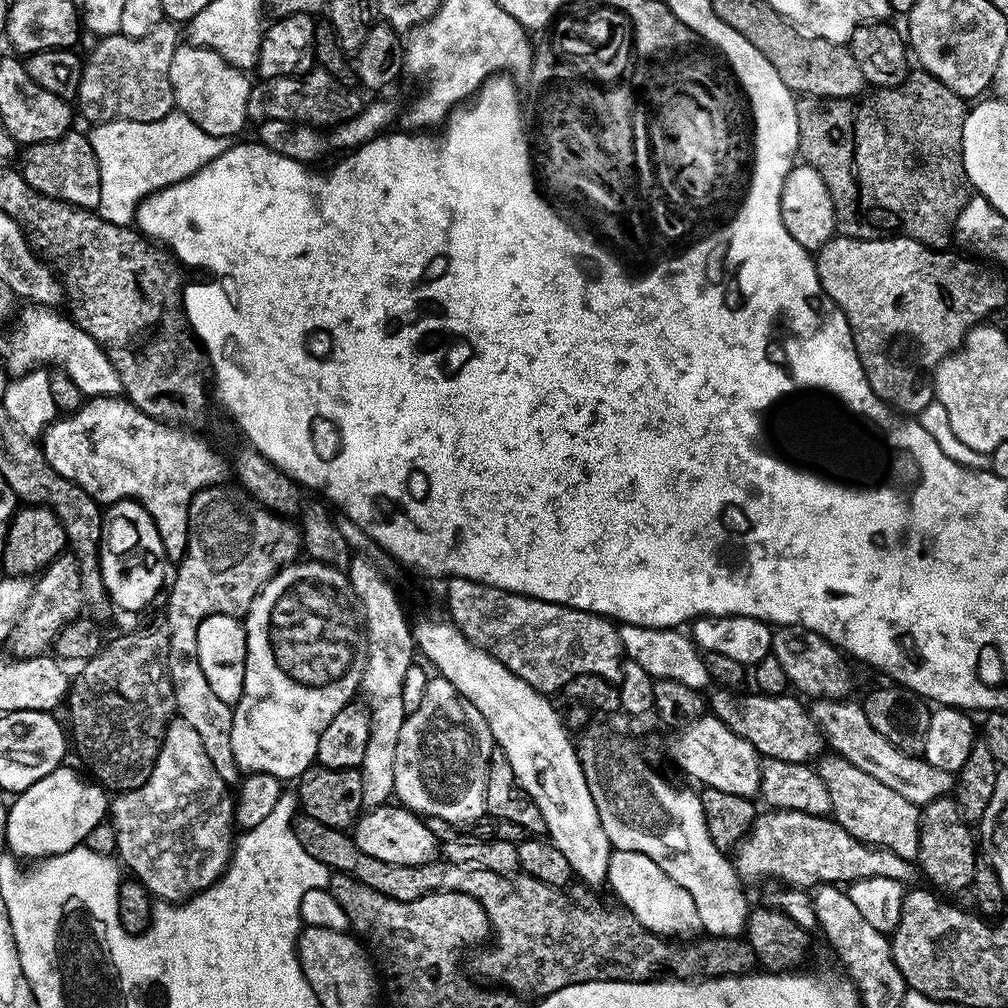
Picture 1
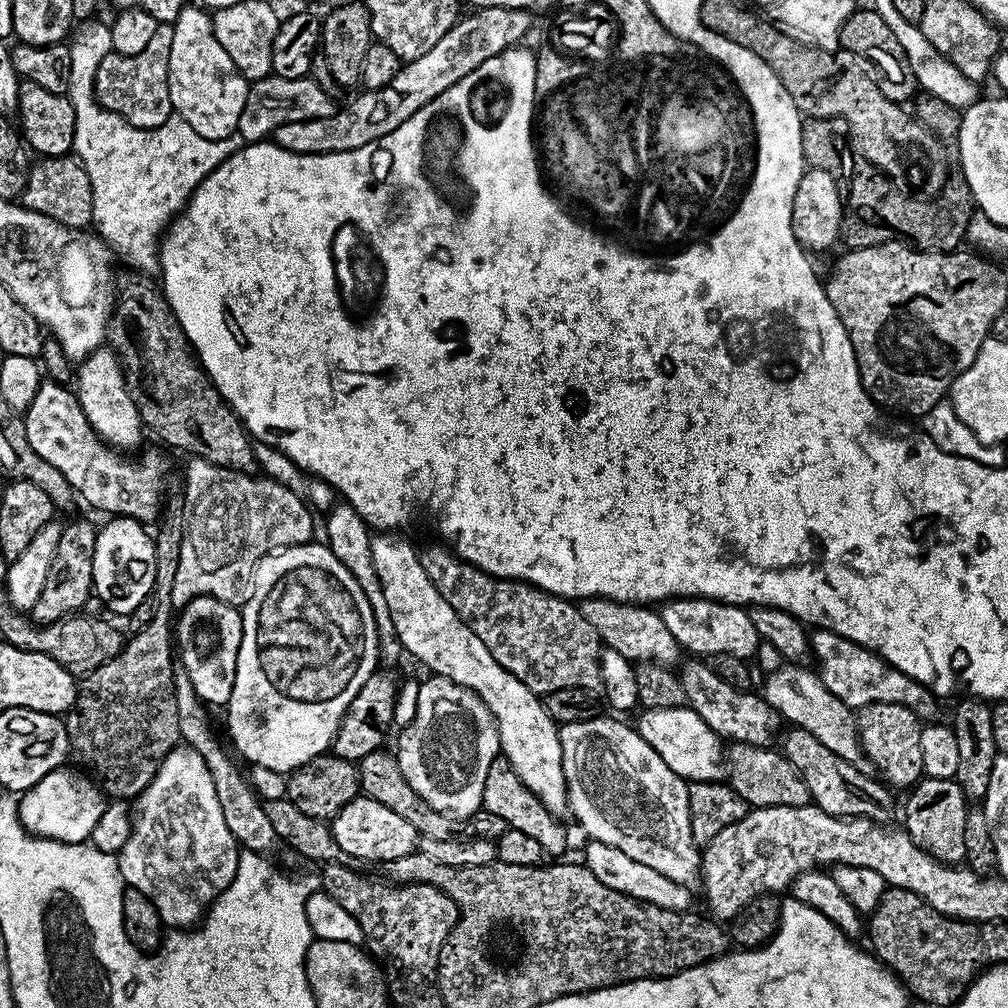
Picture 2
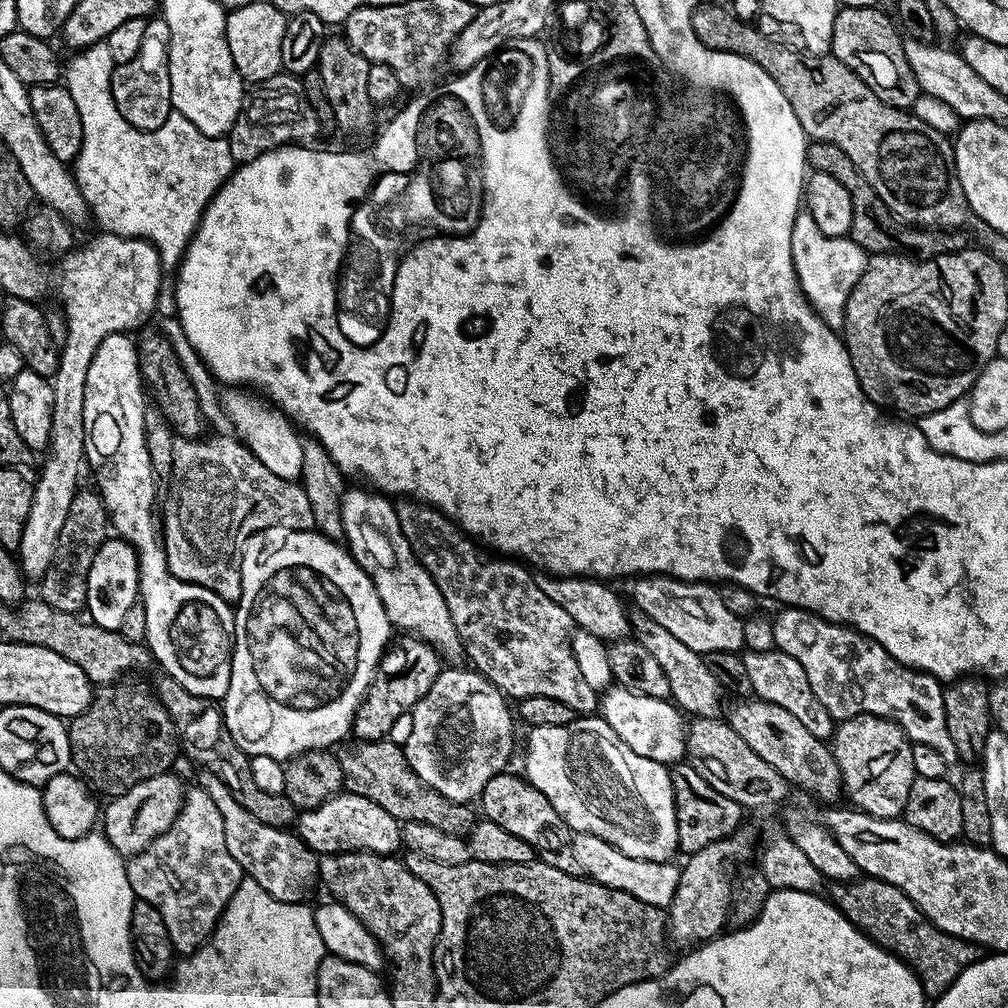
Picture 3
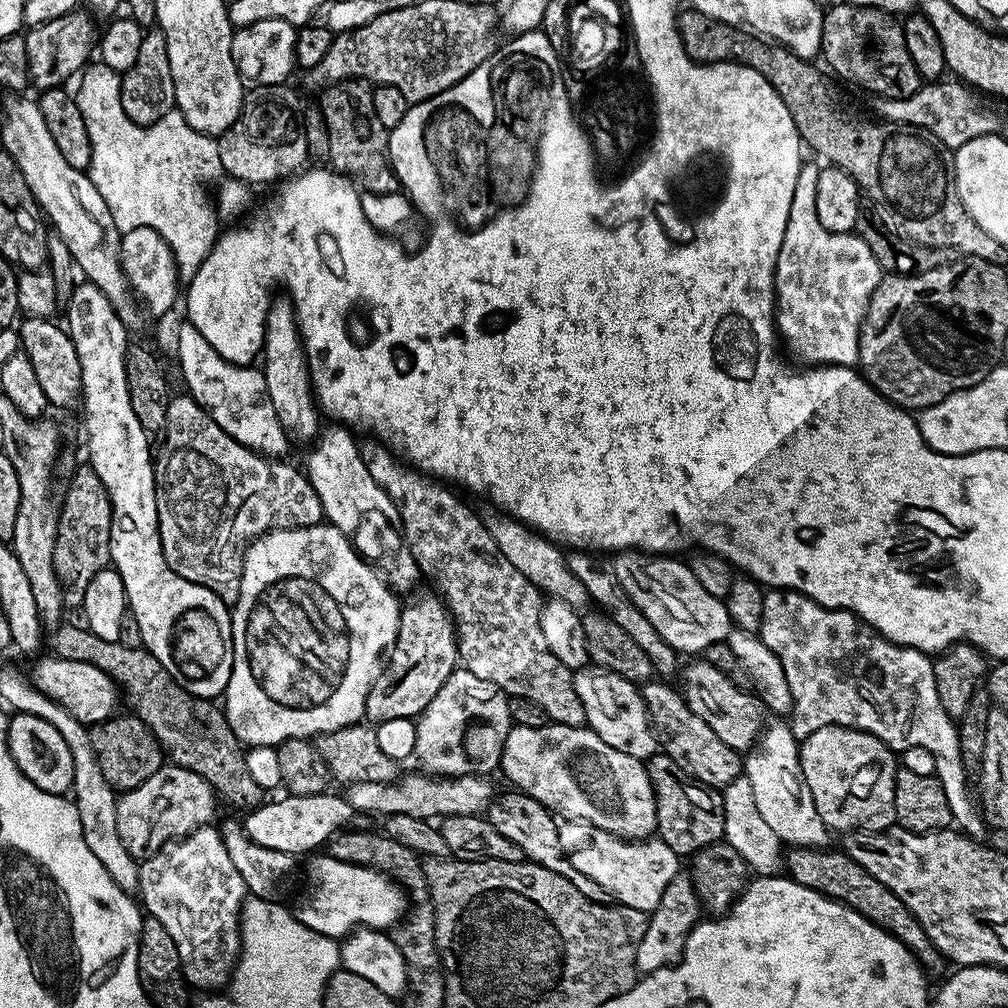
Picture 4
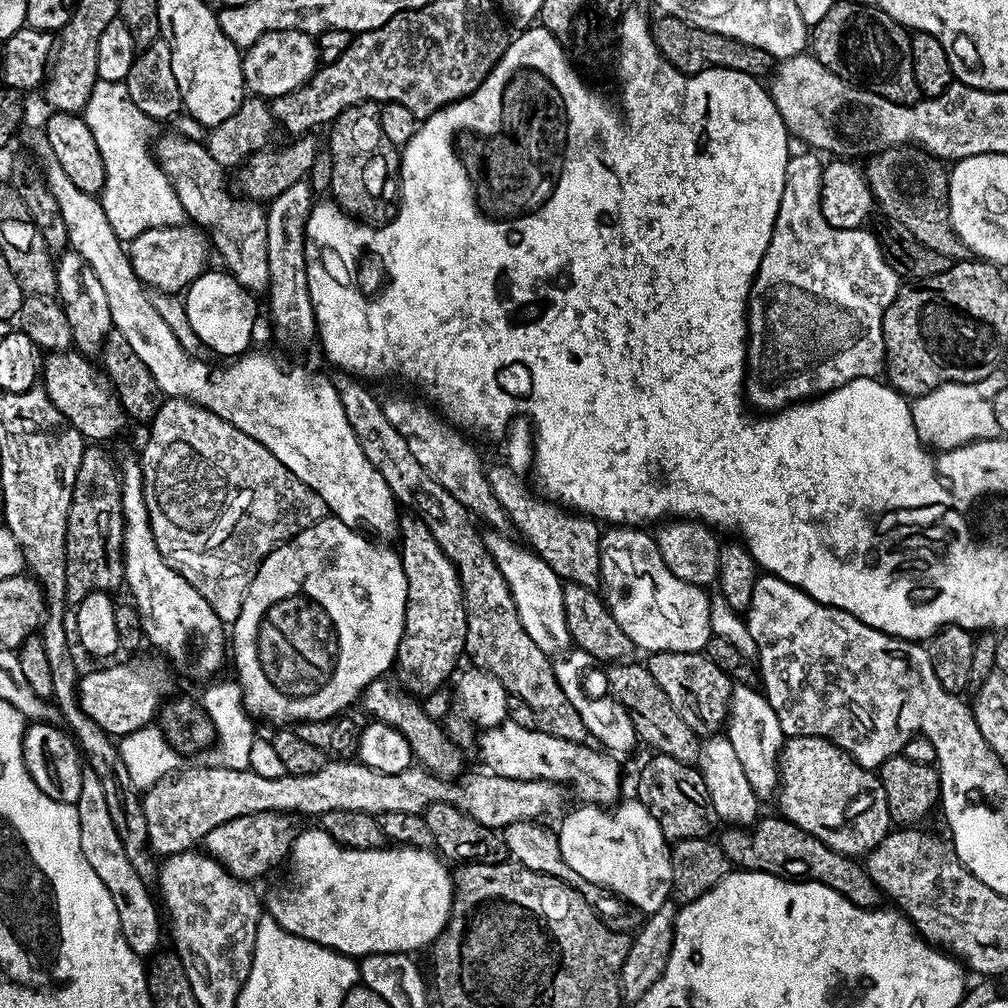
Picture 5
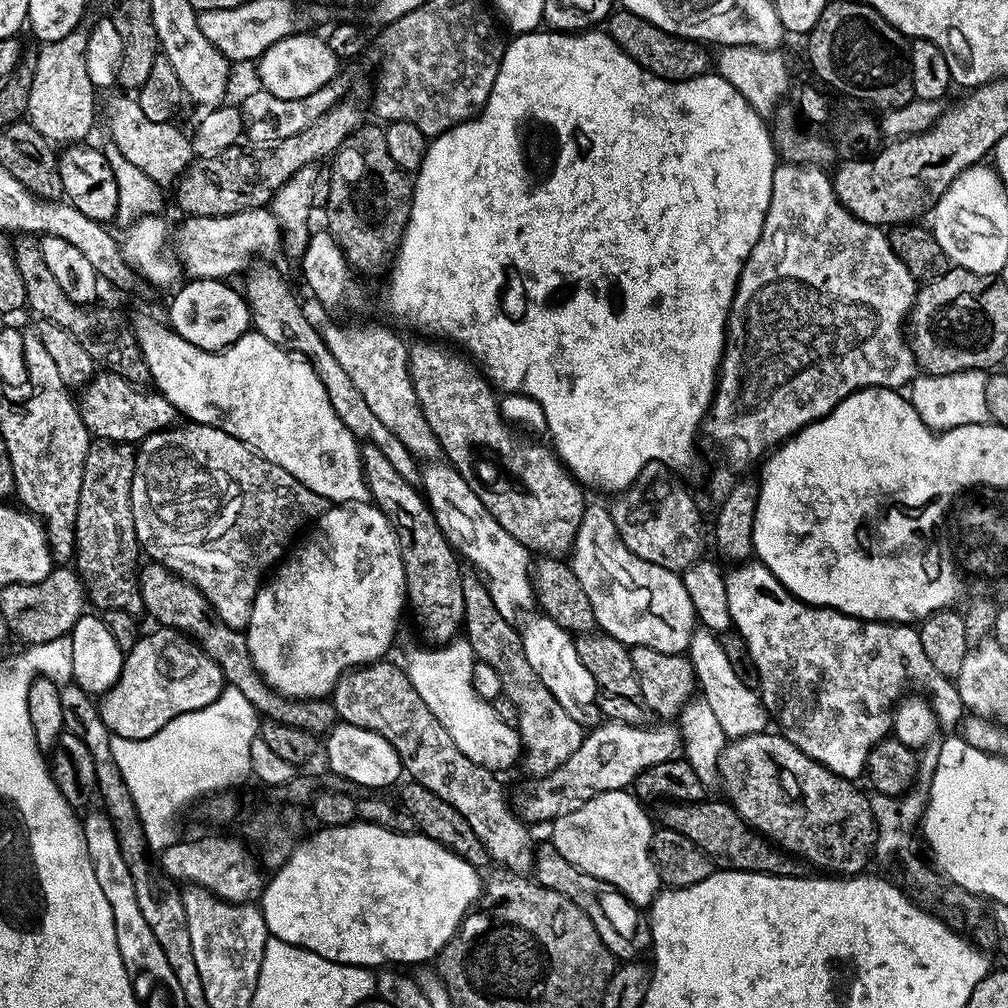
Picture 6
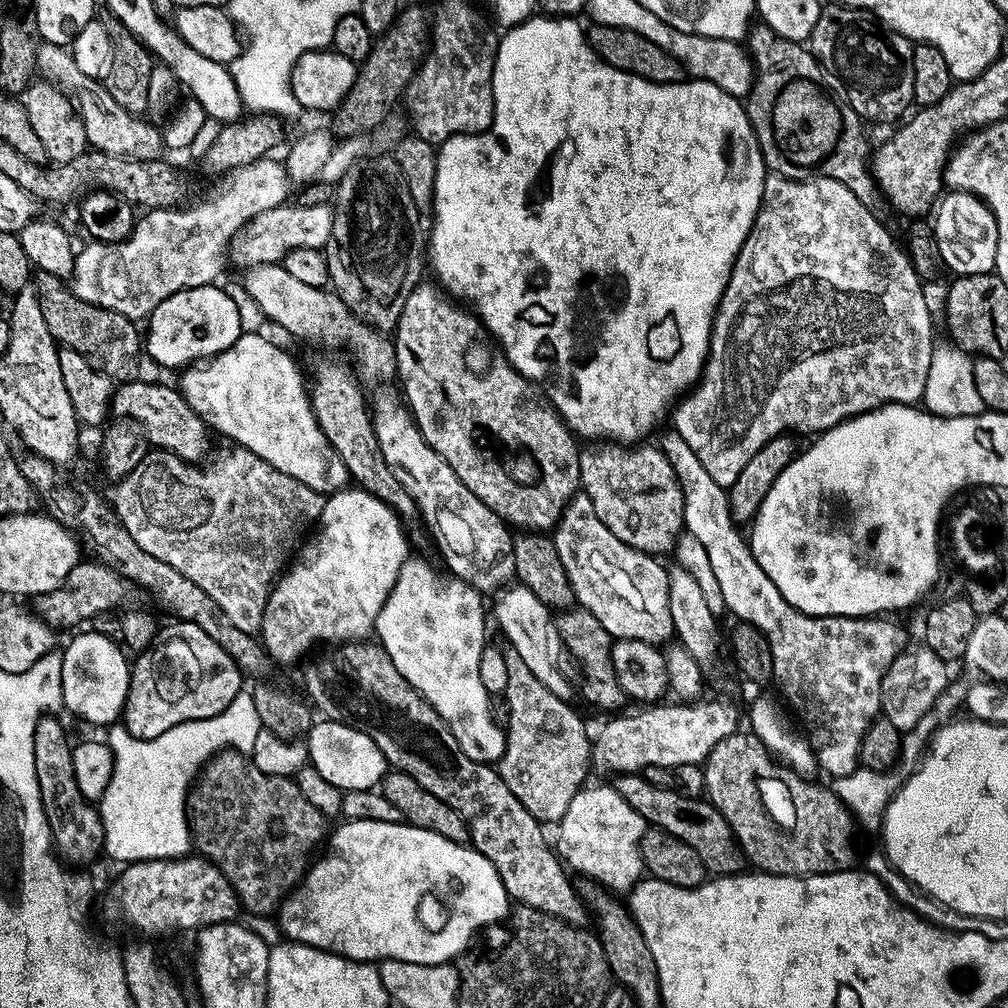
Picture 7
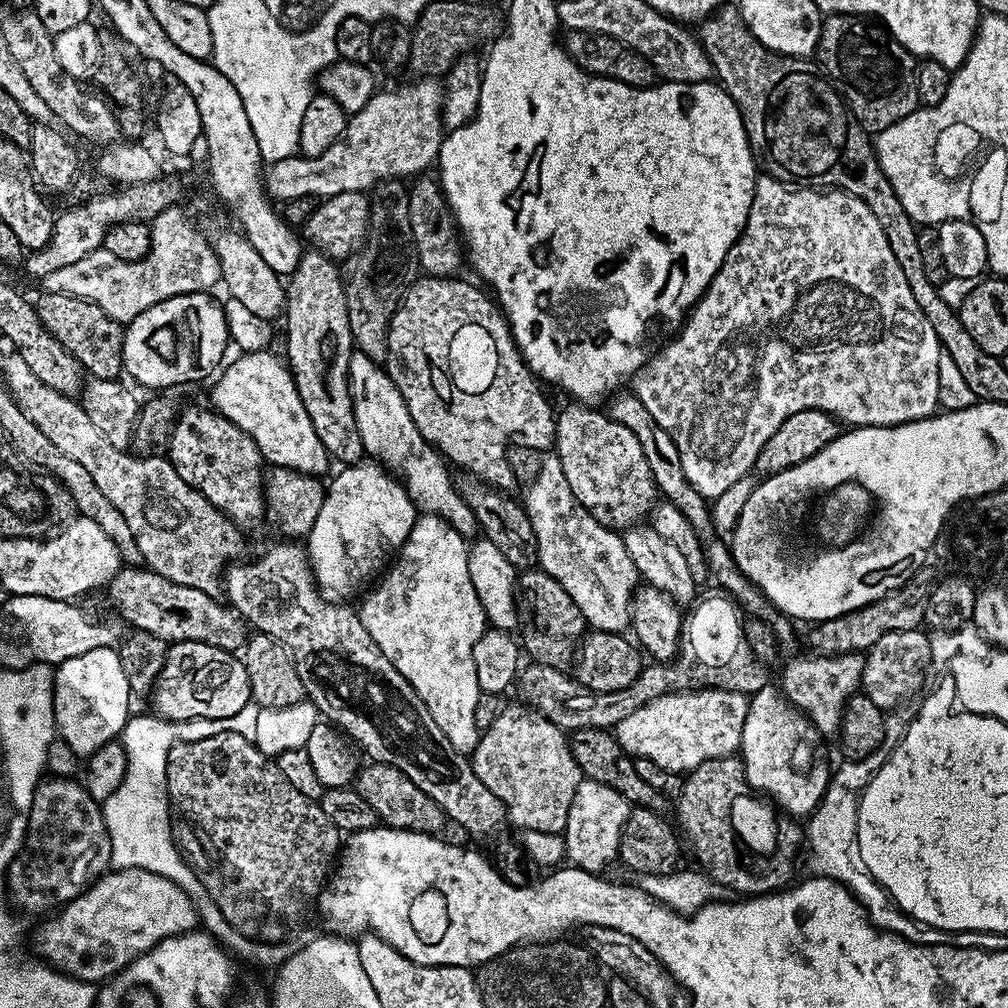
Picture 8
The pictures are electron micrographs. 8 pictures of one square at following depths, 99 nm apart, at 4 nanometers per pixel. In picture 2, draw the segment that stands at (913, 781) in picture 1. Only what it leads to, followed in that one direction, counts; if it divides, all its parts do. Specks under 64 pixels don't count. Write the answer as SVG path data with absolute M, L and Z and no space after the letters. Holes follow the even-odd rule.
M785 662L778 670L765 675L762 680L764 681L764 689L762 689L764 701L789 725L810 730L810 734L814 734L814 738L818 738L822 746L838 754L838 758L859 765L865 759L865 754L860 748L860 735L856 733L853 709L847 708L838 697L830 694L830 690L826 690L819 675L811 667L810 669L804 667L808 666L801 666L796 662Z

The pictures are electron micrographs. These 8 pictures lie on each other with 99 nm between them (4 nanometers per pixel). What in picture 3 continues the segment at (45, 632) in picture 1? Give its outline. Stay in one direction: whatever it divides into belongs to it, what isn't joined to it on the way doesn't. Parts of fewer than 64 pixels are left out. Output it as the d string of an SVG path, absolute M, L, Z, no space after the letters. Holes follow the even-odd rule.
M77 491L74 502L70 502L70 514L66 514L66 522L62 522L62 534L58 534L54 546L54 558L39 581L39 599L45 600L54 610L83 613L86 608L86 590L90 566L94 562L94 554L98 554L110 532L110 517L100 493Z

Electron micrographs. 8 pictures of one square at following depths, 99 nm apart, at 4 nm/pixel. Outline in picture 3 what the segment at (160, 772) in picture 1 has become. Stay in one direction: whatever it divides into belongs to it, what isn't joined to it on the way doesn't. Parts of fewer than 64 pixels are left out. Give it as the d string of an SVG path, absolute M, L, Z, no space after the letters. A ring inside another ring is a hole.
M199 786L187 789L176 821L127 865L131 895L150 902L162 914L172 947L180 954L196 952L206 943L242 879L238 862L226 850L222 814L218 814L214 798Z

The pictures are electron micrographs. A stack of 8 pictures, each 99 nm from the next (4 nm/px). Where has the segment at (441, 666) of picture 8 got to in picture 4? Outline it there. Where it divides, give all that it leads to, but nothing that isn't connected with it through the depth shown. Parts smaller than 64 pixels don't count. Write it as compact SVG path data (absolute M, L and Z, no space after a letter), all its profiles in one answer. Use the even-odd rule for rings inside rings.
M544 722L541 728L531 728L528 724L517 723L508 731L500 768L513 789L534 797L561 817L564 815L565 821L584 820L610 834L621 836L623 840L646 840L657 831L656 792L652 788L645 761L630 758L630 754L614 750L614 746L606 746L606 742L602 742L602 738L598 738L590 727L575 728Z

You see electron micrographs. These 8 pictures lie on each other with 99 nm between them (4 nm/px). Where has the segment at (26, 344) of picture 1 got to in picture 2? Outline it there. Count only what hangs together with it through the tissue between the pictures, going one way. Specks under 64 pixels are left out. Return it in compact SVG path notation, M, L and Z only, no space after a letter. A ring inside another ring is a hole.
M111 347L95 348L85 360L78 364L78 399L88 415L88 425L96 435L113 450L141 447L140 432L142 425L140 415L128 393L128 384L124 380L124 370Z

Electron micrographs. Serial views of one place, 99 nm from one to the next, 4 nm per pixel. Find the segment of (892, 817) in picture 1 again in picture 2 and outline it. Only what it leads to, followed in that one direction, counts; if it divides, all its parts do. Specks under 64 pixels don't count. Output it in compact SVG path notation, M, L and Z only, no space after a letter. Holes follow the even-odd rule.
M795 726L787 729L789 732L784 736L784 747L782 753L788 760L789 766L801 776L808 787L811 803L817 808L826 810L831 816L842 816L855 818L857 820L873 820L875 824L887 825L892 816L892 811L897 811L898 804L892 801L893 793L879 779L867 776L855 764L838 758L810 730L802 730Z

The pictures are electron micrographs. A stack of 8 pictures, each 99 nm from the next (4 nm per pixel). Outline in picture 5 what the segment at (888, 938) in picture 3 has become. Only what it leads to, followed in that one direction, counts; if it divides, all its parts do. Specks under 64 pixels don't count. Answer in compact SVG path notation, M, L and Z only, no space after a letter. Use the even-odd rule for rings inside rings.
M773 814L757 819L749 827L728 826L718 836L718 843L725 852L732 866L740 870L765 872L775 876L787 877L789 880L809 880L822 886L830 886L830 890L838 890L854 906L859 908L877 907L878 889L870 878L867 867L859 859L843 856L826 846L826 842L818 842L806 830L794 826L790 821Z

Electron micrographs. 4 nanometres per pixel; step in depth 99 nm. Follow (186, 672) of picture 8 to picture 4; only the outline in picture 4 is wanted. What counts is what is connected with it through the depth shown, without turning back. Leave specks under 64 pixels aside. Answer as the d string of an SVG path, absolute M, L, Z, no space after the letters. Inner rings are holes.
M55 654L47 655L39 657L41 660L33 666L32 674L30 673L30 680L36 689L44 694L46 698L52 699L58 706L66 709L70 715L85 726L95 726L101 724L104 720L111 720L117 711L116 696L118 700L118 689L116 683L105 672L98 670L98 666L90 666L90 662L70 662Z

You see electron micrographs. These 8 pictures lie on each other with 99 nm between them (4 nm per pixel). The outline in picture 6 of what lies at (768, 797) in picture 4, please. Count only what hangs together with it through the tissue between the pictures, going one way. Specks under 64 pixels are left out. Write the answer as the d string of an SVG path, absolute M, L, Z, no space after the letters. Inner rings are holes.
M703 626L697 627L697 629L692 632L686 655L694 666L697 685L700 687L701 695L711 707L727 739L740 739L744 736L752 736L754 733L760 733L767 729L770 717L764 705L764 701L760 699L759 693L753 687L751 689L747 685L749 683L743 677L739 676L733 666L731 666L725 651L722 650L720 639L715 633L712 633L708 628Z

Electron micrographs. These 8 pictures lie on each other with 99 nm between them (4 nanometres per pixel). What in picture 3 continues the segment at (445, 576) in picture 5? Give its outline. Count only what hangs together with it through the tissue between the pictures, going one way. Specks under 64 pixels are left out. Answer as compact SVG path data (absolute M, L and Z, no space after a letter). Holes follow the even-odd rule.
M411 634L393 639L381 656L376 675L368 691L360 699L358 710L352 719L351 735L357 740L383 740L388 738L392 725L402 714L411 712L412 707L418 703L434 686L438 674L442 671L442 657L435 652L424 640Z

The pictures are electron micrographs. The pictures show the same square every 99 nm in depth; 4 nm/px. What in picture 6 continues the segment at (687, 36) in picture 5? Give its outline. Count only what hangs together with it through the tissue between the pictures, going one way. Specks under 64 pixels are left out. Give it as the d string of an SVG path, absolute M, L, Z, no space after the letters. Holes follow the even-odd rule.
M623 10L613 11L606 21L606 31L620 45L621 50L629 52L635 60L656 76L663 80L692 80L696 76L703 76L709 71L710 56L703 52L701 45L695 40L685 40L674 32L667 32L632 12Z

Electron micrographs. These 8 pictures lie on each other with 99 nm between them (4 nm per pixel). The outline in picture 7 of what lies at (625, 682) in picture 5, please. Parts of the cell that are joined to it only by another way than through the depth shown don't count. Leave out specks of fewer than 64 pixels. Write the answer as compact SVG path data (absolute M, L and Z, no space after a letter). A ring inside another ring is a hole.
M573 606L567 610L561 611L559 615L555 617L555 623L556 623L556 628L557 632L560 635L561 642L563 644L563 647L566 649L567 655L569 656L572 655L574 659L576 659L576 664L578 667L580 667L580 672L582 675L584 675L584 696L586 699L589 700L590 703L592 704L597 704L598 707L600 708L605 708L606 711L615 713L617 710L615 708L620 708L623 706L623 704L626 704L626 697L624 694L624 691L622 690L622 686L618 686L618 678L614 674L614 666L612 665L612 646L614 643L614 637L604 629L602 626L602 622L598 622L598 618L594 618L594 614L590 614L590 610L586 610L585 608L581 608L579 606Z

